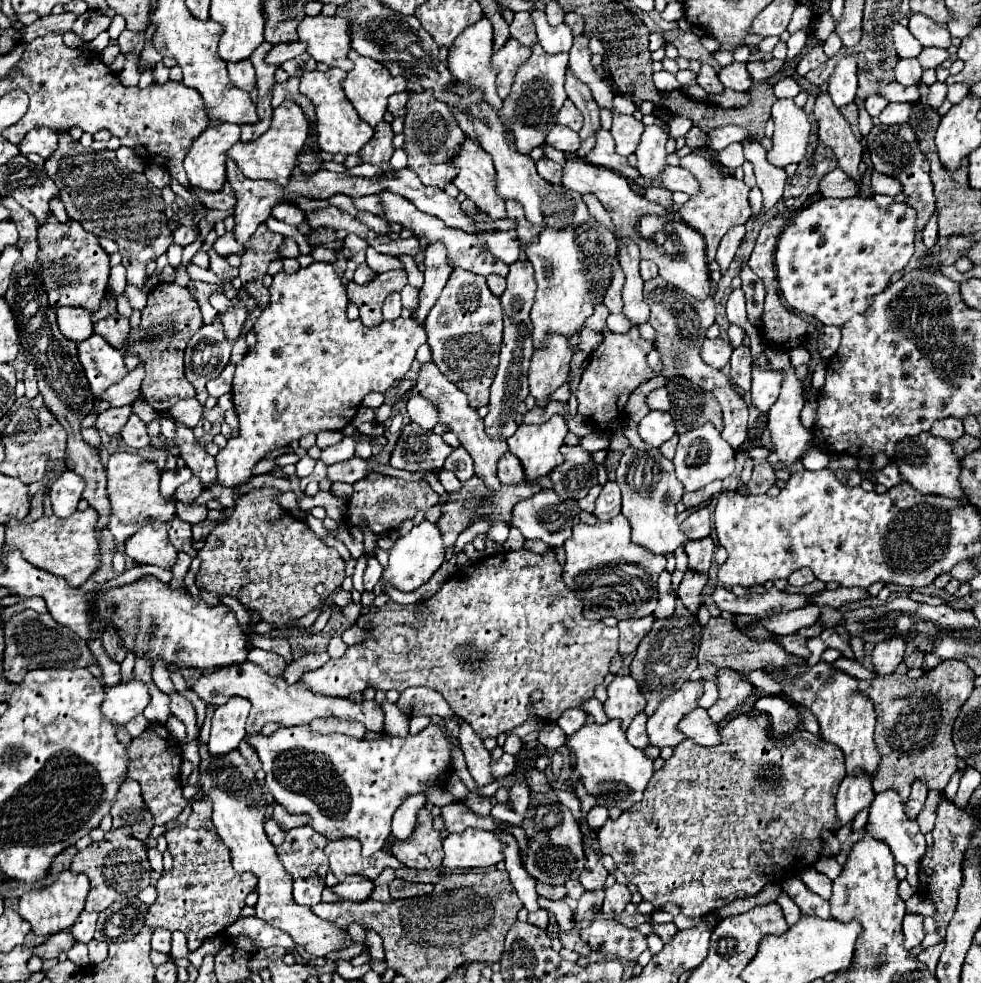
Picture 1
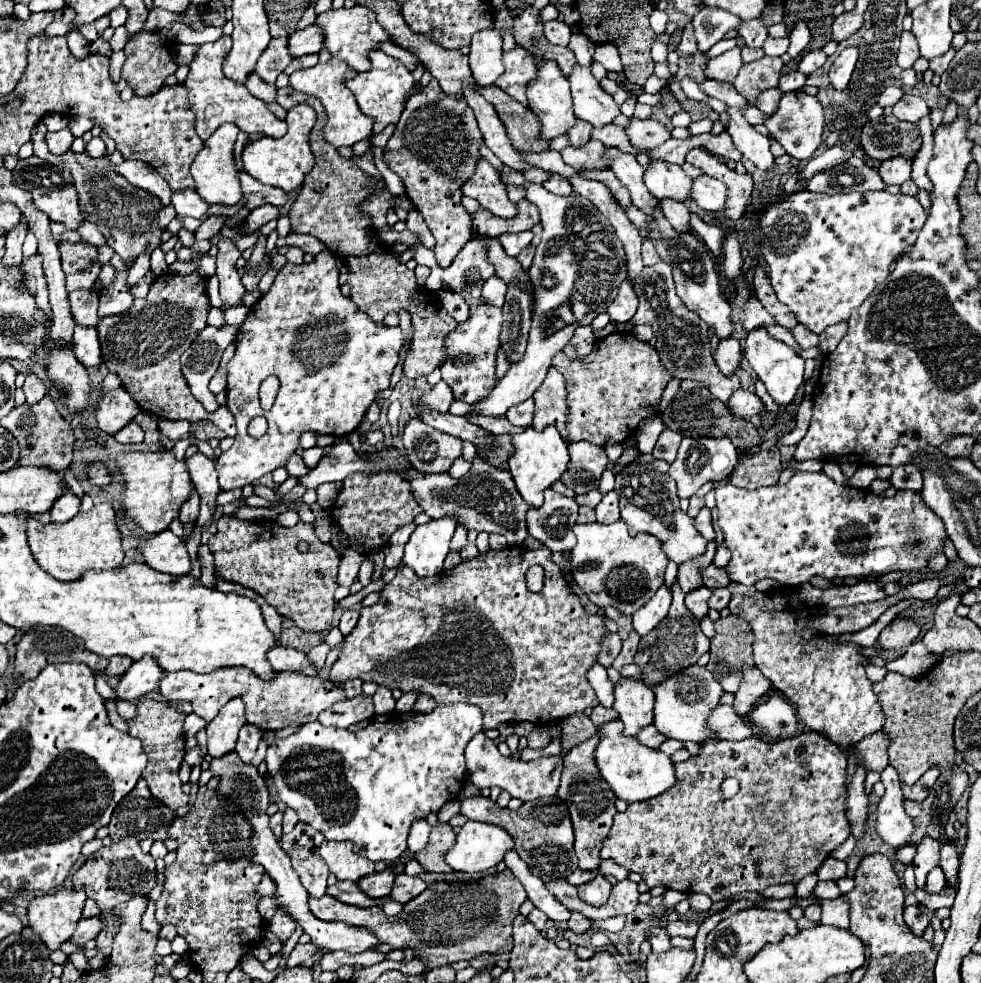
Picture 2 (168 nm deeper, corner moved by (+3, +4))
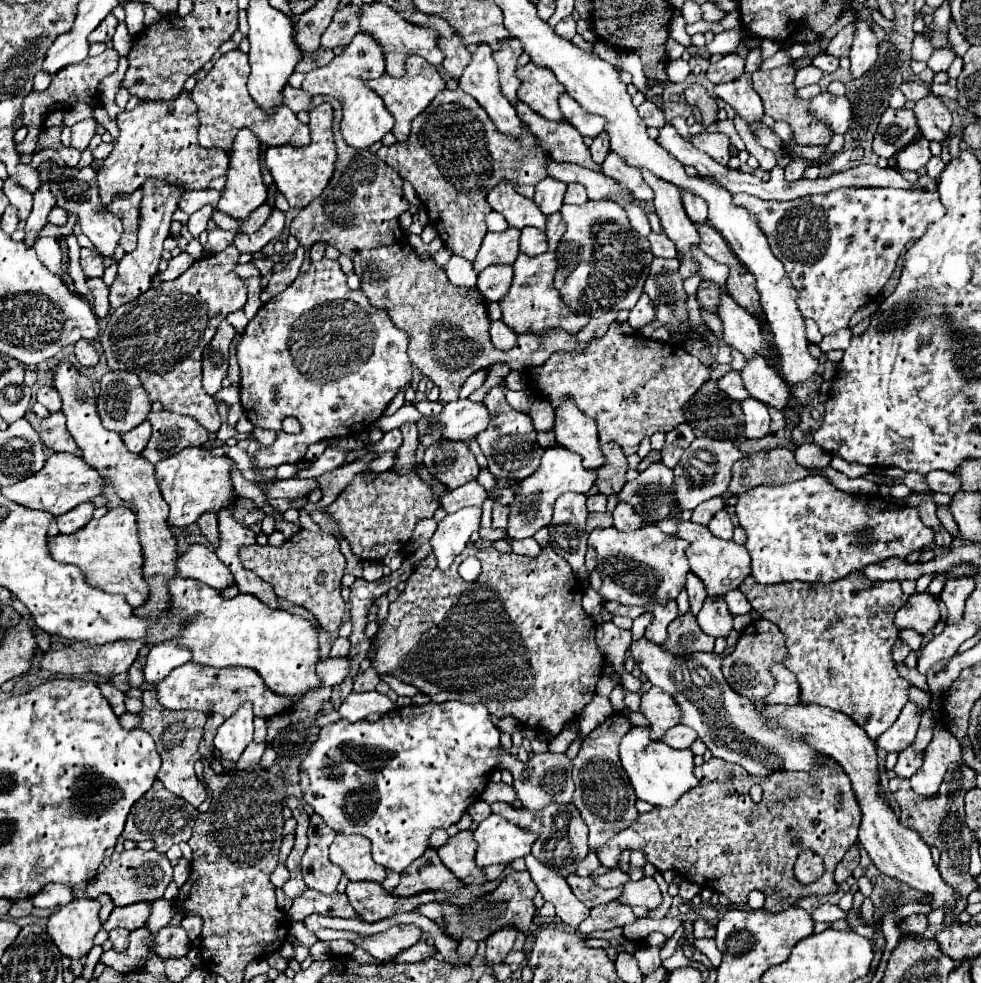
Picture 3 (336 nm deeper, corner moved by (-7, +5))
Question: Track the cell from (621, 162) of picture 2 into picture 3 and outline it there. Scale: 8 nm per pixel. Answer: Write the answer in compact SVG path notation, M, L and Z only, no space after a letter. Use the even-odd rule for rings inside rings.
M644 171L642 175L644 181L654 191L654 207L656 207L656 215L662 221L664 233L676 243L676 249L682 255L678 273L682 279L688 279L698 273L698 265L696 259L690 255L690 247L700 243L700 235L684 211L682 193L676 185L654 177L650 171Z

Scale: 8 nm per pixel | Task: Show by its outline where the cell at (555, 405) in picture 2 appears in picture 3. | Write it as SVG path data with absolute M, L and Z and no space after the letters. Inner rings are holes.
M566 399L556 411L556 441L558 445L564 445L568 451L578 453L584 457L584 467L598 469L604 465L606 457L600 451L598 443L598 427L596 421L588 419L574 401Z

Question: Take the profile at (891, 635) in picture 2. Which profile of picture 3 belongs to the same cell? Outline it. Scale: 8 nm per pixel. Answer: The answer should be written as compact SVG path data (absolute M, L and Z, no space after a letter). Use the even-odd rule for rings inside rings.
M928 591L914 593L906 605L896 613L896 625L900 629L914 629L920 635L926 635L940 619L940 607L934 595Z

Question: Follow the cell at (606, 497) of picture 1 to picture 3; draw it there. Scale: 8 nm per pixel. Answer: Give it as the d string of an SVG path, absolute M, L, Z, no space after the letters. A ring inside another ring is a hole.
M618 503L614 509L614 527L620 531L634 531L642 527L642 517L634 513L628 503Z

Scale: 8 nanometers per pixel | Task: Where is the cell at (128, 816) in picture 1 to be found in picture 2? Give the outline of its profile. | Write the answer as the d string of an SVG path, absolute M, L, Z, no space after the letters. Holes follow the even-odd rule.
M140 778L136 788L118 802L114 818L110 820L110 838L118 840L122 836L136 836L138 840L168 838L168 826L174 820L174 812L160 804L148 790L146 780Z

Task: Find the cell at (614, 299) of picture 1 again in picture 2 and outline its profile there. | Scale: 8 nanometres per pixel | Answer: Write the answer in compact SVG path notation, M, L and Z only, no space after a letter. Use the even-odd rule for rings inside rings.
M626 280L620 284L618 288L618 296L614 298L614 302L608 306L608 314L614 322L628 322L632 320L634 312L638 308L638 298L634 294L632 284Z

